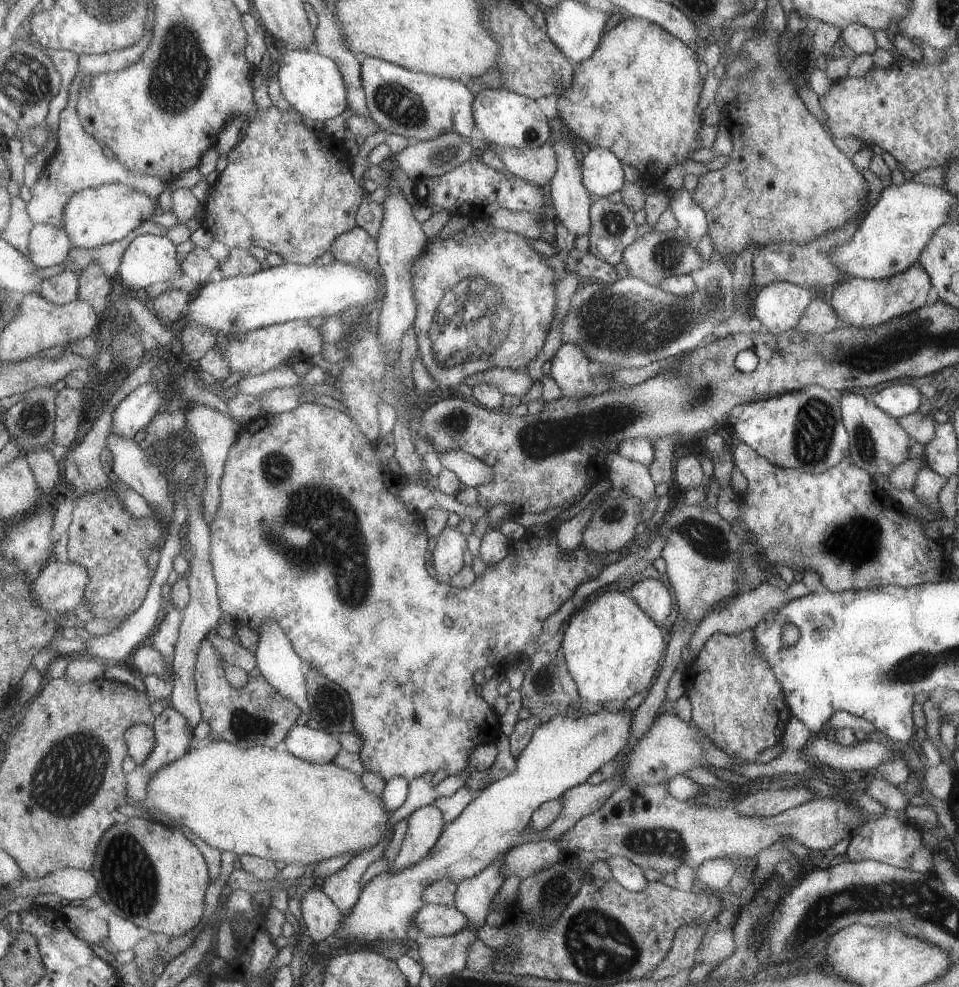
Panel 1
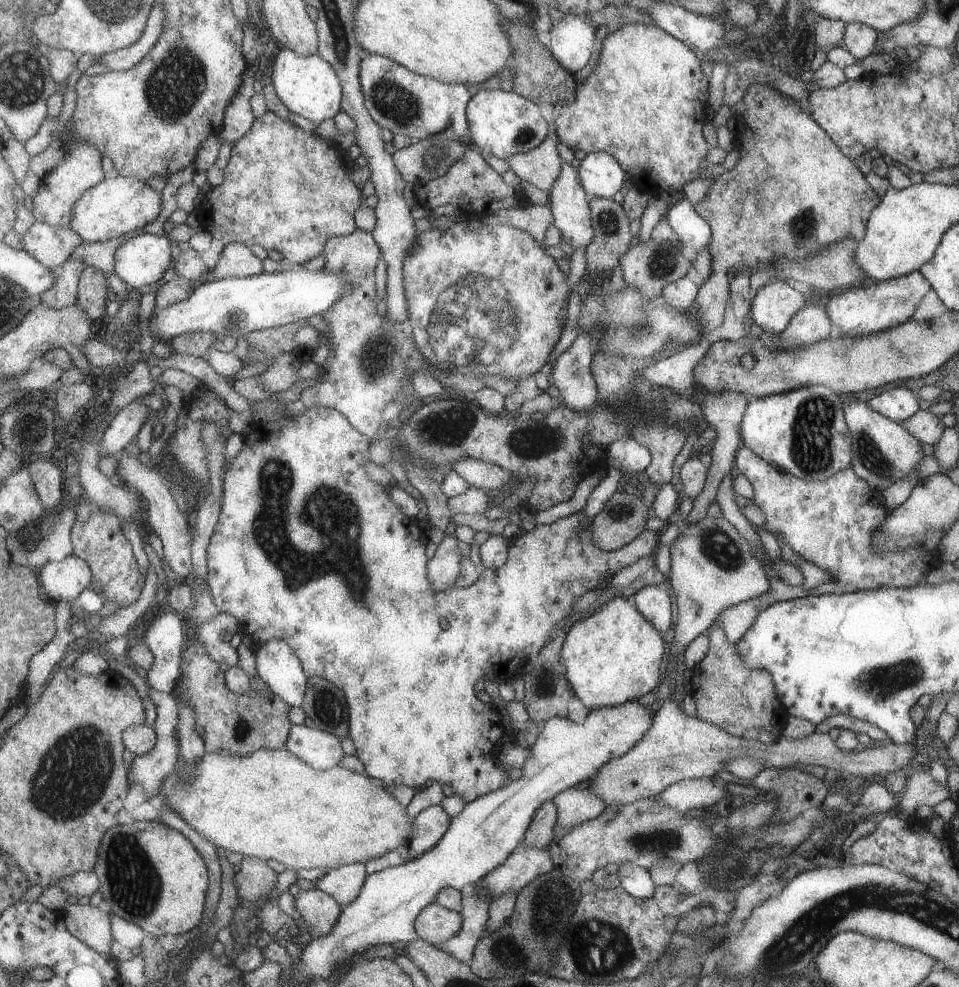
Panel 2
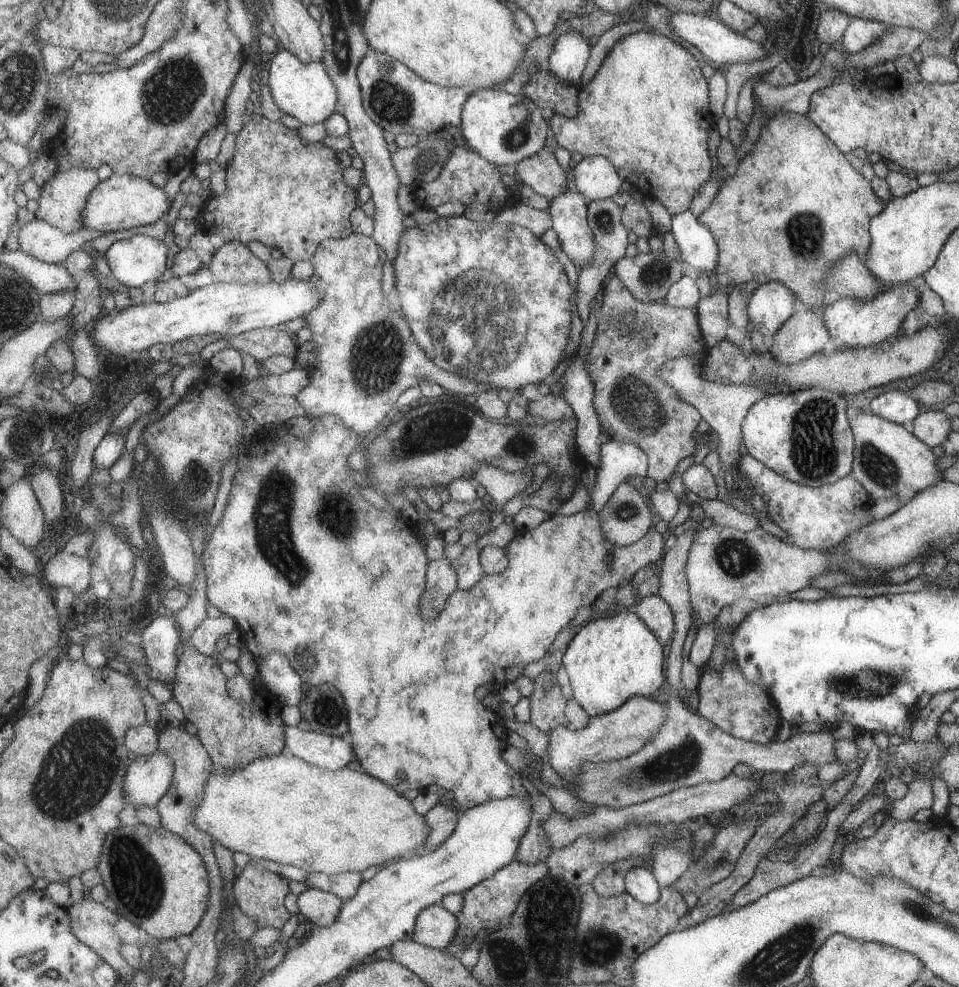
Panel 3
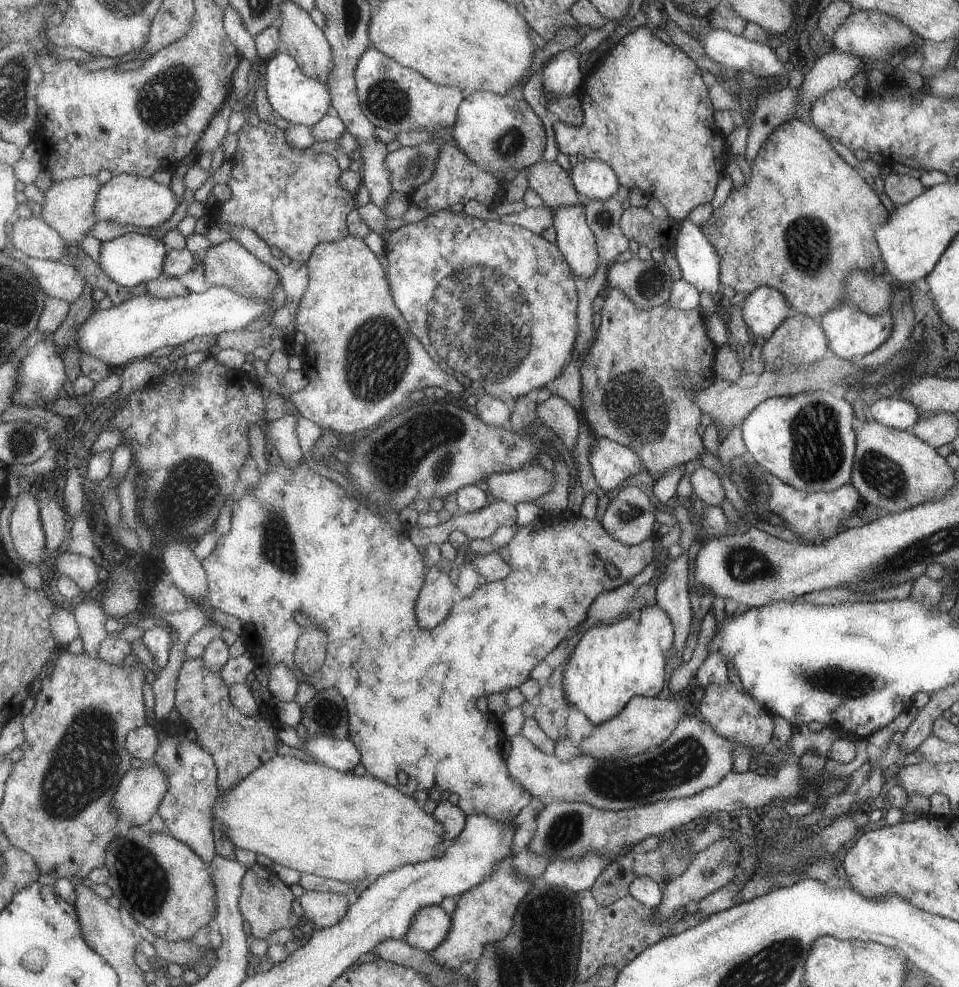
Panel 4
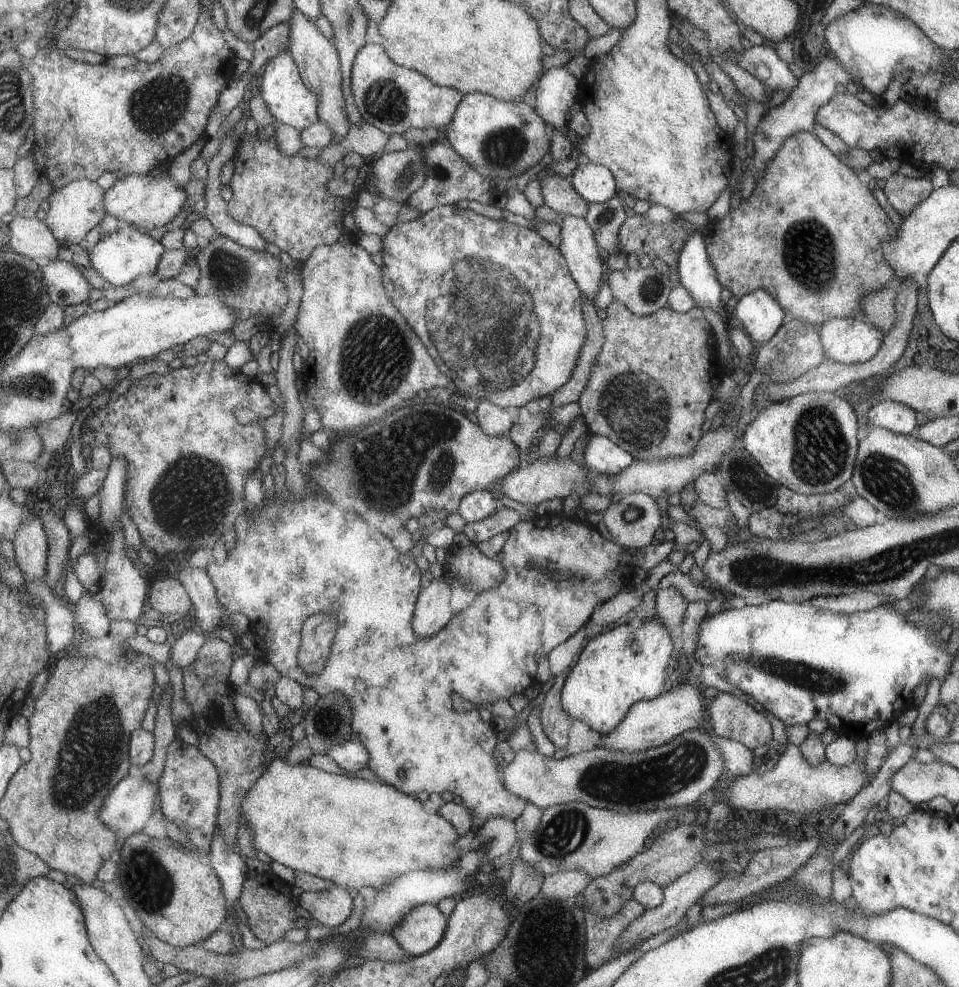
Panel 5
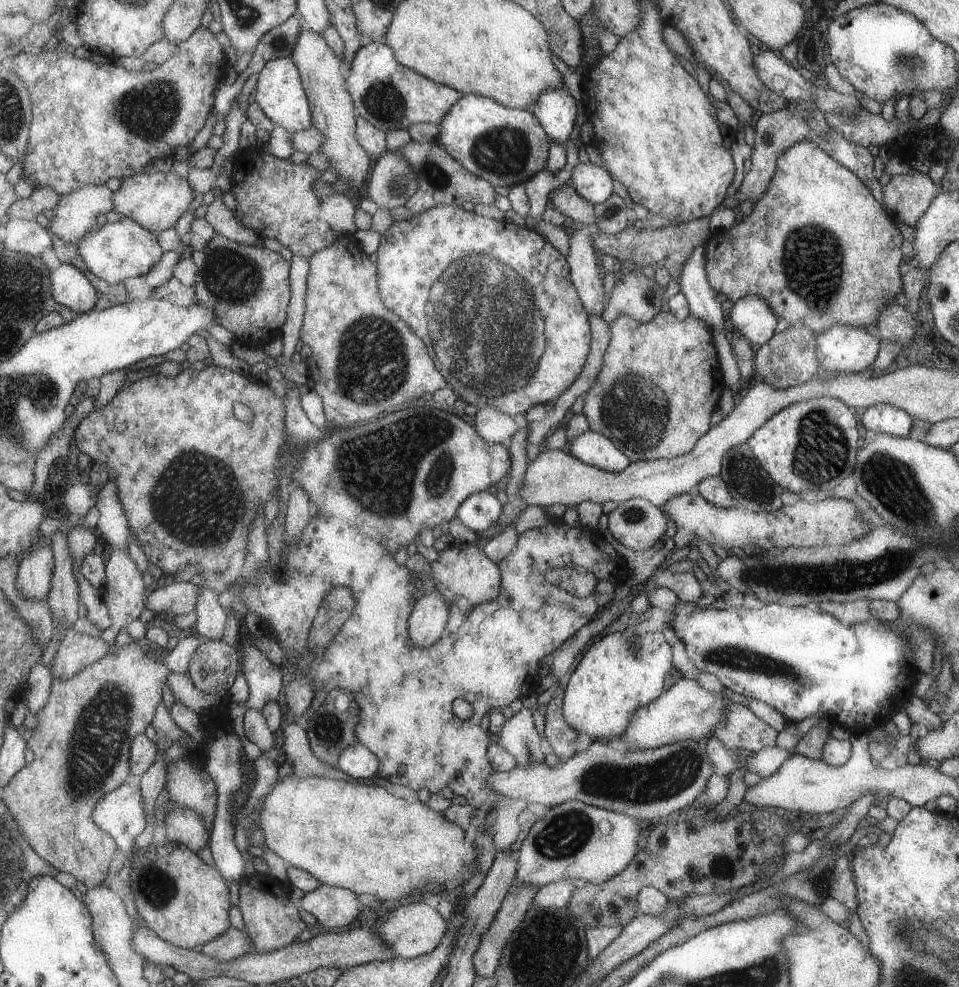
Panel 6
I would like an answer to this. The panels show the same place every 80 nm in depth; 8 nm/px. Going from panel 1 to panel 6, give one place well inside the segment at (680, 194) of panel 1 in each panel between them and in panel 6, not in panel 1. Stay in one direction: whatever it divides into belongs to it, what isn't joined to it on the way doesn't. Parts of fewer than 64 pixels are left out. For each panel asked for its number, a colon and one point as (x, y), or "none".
2: (684, 221)
3: (698, 249)
4: (699, 264)
5: (695, 273)
6: (701, 298)

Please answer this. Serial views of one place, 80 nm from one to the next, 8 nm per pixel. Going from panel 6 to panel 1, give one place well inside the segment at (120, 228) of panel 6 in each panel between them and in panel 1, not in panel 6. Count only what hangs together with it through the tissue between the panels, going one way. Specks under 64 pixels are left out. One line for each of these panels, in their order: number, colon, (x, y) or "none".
1: (151, 258)
2: (144, 260)
3: (138, 260)
4: (133, 259)
5: (120, 258)

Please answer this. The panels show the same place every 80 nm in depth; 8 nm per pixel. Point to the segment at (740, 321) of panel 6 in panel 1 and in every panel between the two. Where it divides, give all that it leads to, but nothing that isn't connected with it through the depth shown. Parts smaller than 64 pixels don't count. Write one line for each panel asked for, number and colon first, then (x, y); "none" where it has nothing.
1: (778, 306)
2: (772, 306)
3: (771, 304)
4: (763, 310)
5: (758, 312)

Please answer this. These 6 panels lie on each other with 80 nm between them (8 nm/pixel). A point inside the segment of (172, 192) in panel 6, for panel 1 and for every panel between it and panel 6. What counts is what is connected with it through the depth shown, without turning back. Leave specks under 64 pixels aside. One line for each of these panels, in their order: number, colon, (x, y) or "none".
1: (94, 217)
2: (119, 205)
3: (122, 202)
4: (126, 199)
5: (146, 201)

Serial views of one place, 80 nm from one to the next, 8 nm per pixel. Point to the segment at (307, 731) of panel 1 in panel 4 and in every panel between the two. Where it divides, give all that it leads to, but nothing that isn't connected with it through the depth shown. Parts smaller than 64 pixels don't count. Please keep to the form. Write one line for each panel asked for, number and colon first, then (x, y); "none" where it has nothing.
2: (323, 750)
3: (326, 751)
4: (340, 754)

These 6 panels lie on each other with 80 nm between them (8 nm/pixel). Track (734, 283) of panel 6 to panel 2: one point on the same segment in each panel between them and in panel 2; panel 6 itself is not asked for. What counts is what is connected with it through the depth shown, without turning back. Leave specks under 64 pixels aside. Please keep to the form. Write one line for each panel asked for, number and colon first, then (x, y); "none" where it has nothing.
2: (791, 193)
3: (794, 205)
4: (804, 219)
5: (807, 201)

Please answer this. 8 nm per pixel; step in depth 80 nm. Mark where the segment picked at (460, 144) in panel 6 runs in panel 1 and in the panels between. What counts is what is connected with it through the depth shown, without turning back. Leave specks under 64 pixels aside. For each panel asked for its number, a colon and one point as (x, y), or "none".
1: (508, 120)
2: (501, 123)
3: (503, 129)
4: (499, 133)
5: (499, 139)

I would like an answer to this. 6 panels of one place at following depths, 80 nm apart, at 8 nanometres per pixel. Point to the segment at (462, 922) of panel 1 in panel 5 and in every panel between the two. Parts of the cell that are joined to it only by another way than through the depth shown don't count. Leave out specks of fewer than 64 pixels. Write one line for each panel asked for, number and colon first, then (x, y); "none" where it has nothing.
2: (434, 925)
3: (435, 928)
4: (430, 927)
5: (421, 929)

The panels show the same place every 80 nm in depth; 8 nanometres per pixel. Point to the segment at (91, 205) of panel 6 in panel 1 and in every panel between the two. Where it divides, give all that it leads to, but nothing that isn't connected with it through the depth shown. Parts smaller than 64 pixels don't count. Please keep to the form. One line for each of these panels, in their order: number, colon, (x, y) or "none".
1: (79, 164)
2: (80, 170)
3: (62, 201)
4: (69, 205)
5: (74, 210)

